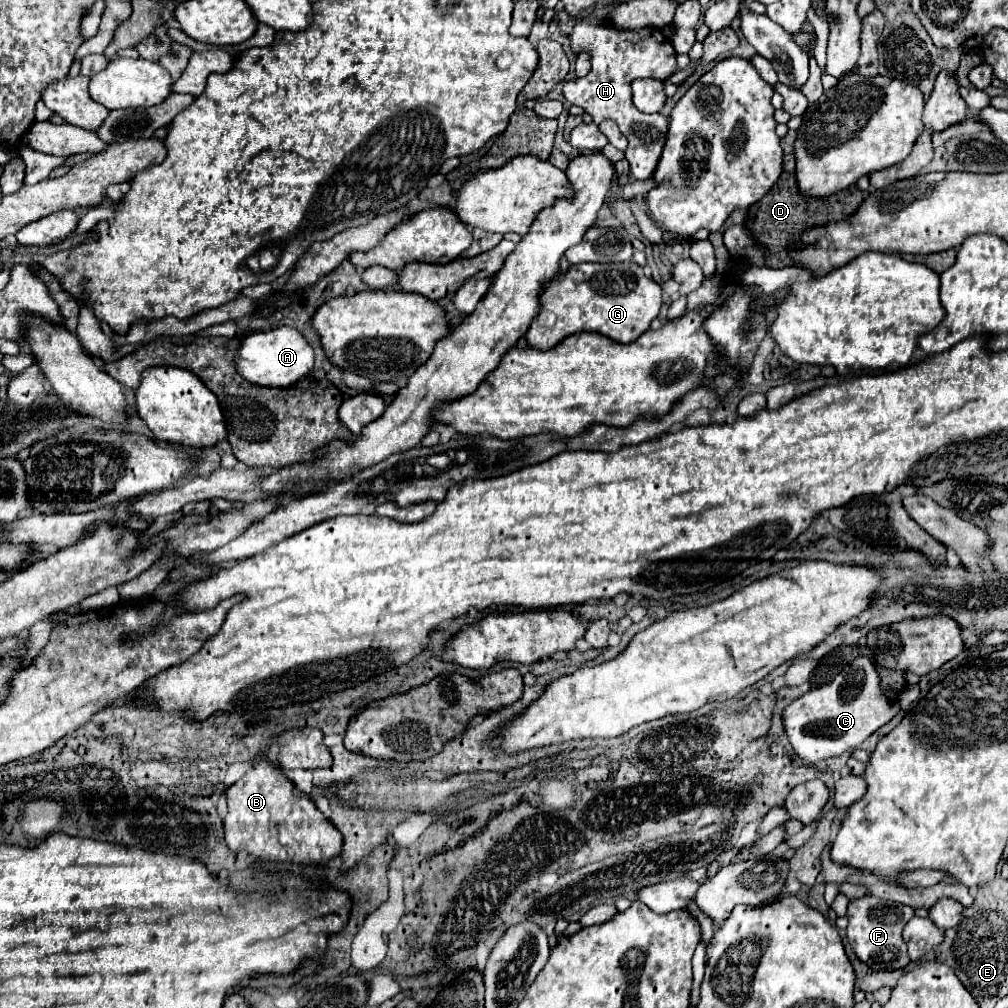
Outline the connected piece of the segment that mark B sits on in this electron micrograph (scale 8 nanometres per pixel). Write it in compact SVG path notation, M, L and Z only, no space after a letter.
M266 755L254 759L254 767L244 773L234 785L226 789L228 813L224 817L224 837L228 847L238 853L246 849L248 853L264 861L294 861L294 863L328 863L342 851L342 835L336 827L316 809L314 801L296 789L296 785L280 771L278 765L266 759Z

